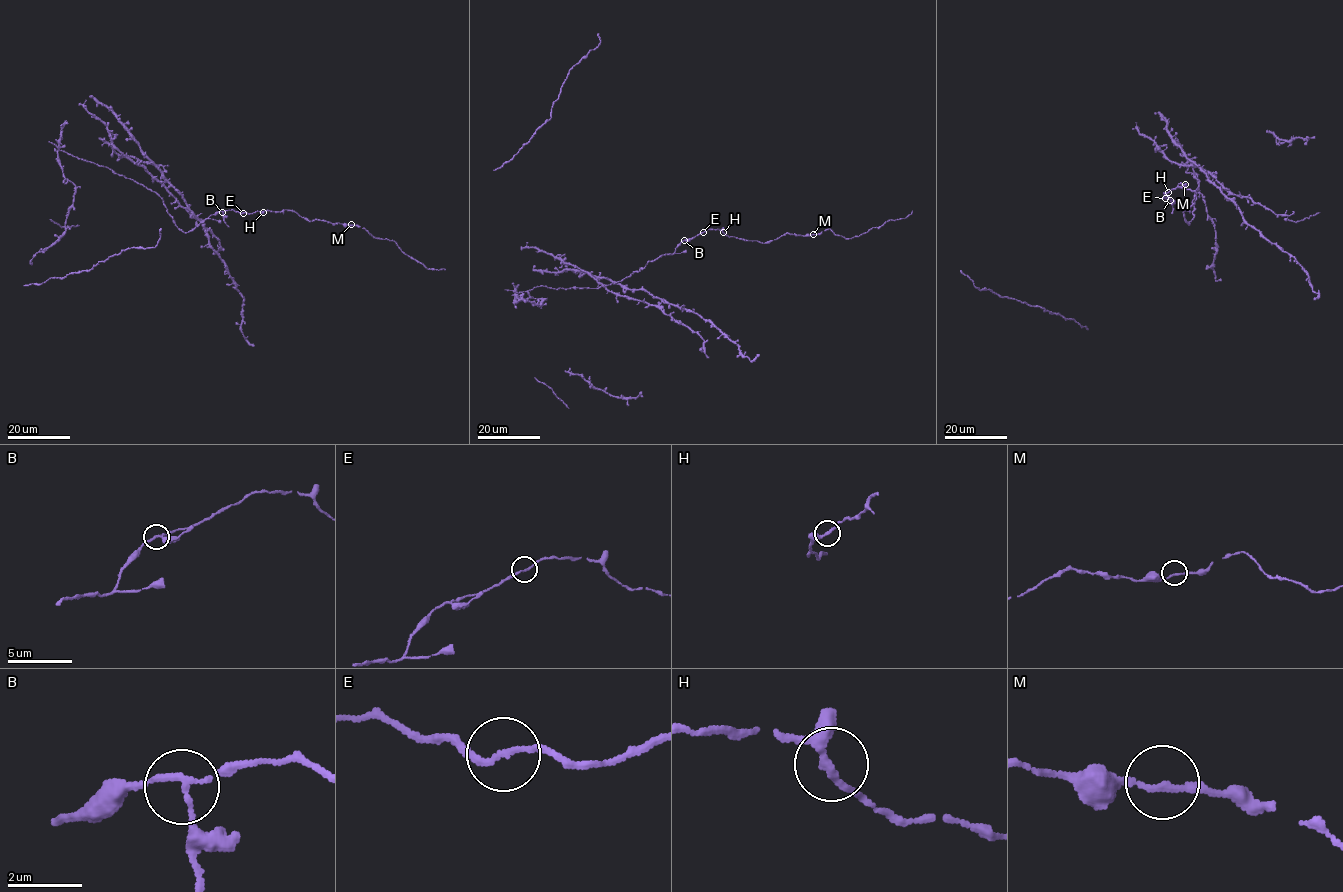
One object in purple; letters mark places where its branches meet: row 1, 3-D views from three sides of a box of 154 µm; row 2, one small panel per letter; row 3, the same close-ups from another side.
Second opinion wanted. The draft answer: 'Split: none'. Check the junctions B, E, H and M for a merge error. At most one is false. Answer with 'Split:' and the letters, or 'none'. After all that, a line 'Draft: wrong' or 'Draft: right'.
Split: B
Draft: wrong

